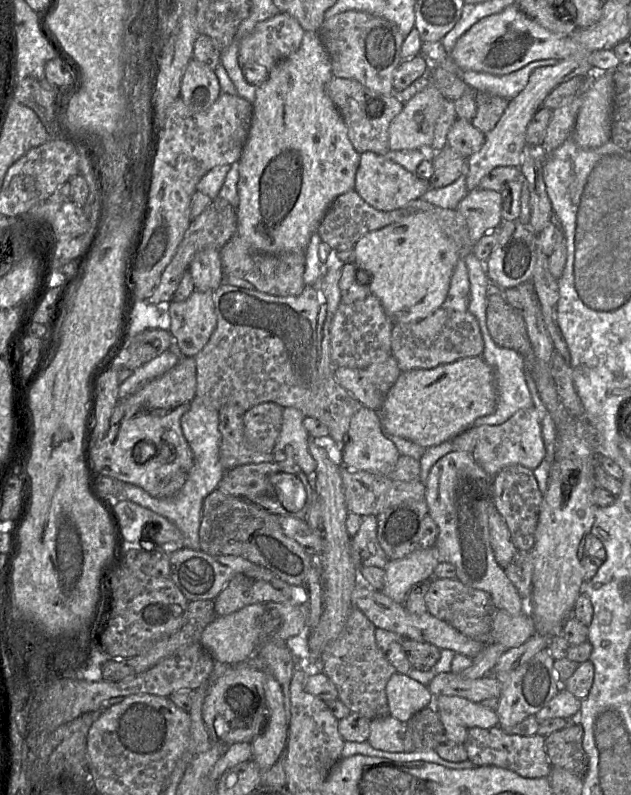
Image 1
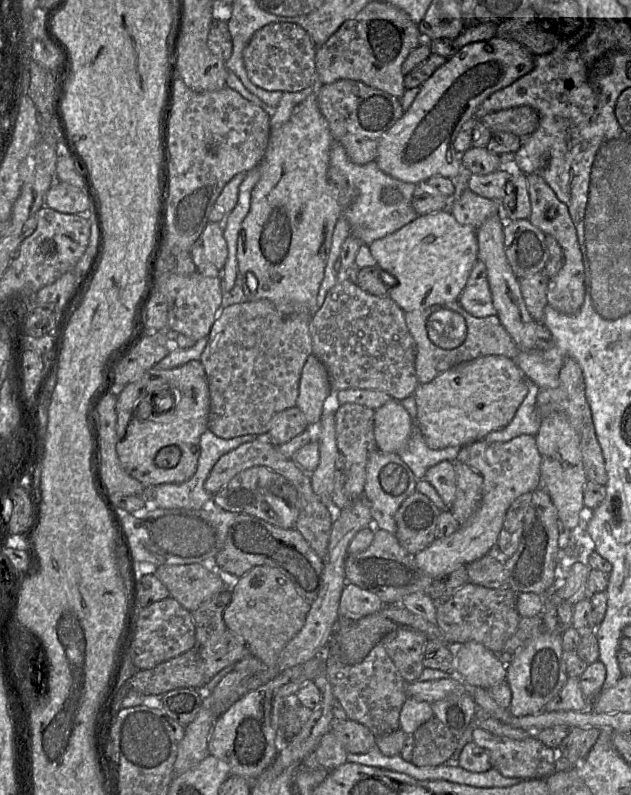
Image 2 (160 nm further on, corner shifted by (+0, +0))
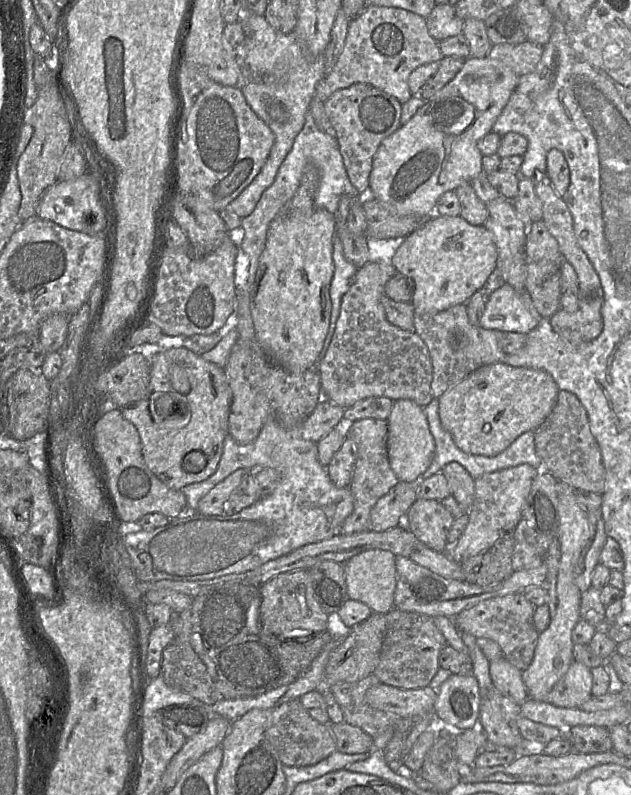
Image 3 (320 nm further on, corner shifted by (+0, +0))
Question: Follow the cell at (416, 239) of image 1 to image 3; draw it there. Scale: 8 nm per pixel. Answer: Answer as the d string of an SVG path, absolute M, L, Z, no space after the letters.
M433 214L420 228L401 239L391 264L397 273L410 278L414 283L411 304L415 311L443 311L458 304L465 304L497 267L498 252L493 234L483 225L475 226L461 216Z

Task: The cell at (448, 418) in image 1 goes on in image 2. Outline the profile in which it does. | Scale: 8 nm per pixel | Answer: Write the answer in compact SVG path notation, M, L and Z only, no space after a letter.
M479 357L454 366L429 383L420 383L412 395L417 406L414 422L431 449L464 446L506 427L527 392L527 379L514 359Z

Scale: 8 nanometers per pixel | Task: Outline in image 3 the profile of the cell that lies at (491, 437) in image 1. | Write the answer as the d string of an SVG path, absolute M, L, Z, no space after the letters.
M530 464L486 473L475 479L475 497L467 512L469 517L467 527L456 543L444 551L451 559L462 562L494 546L508 532L515 529L523 517L523 509L531 489L532 482L539 471Z

